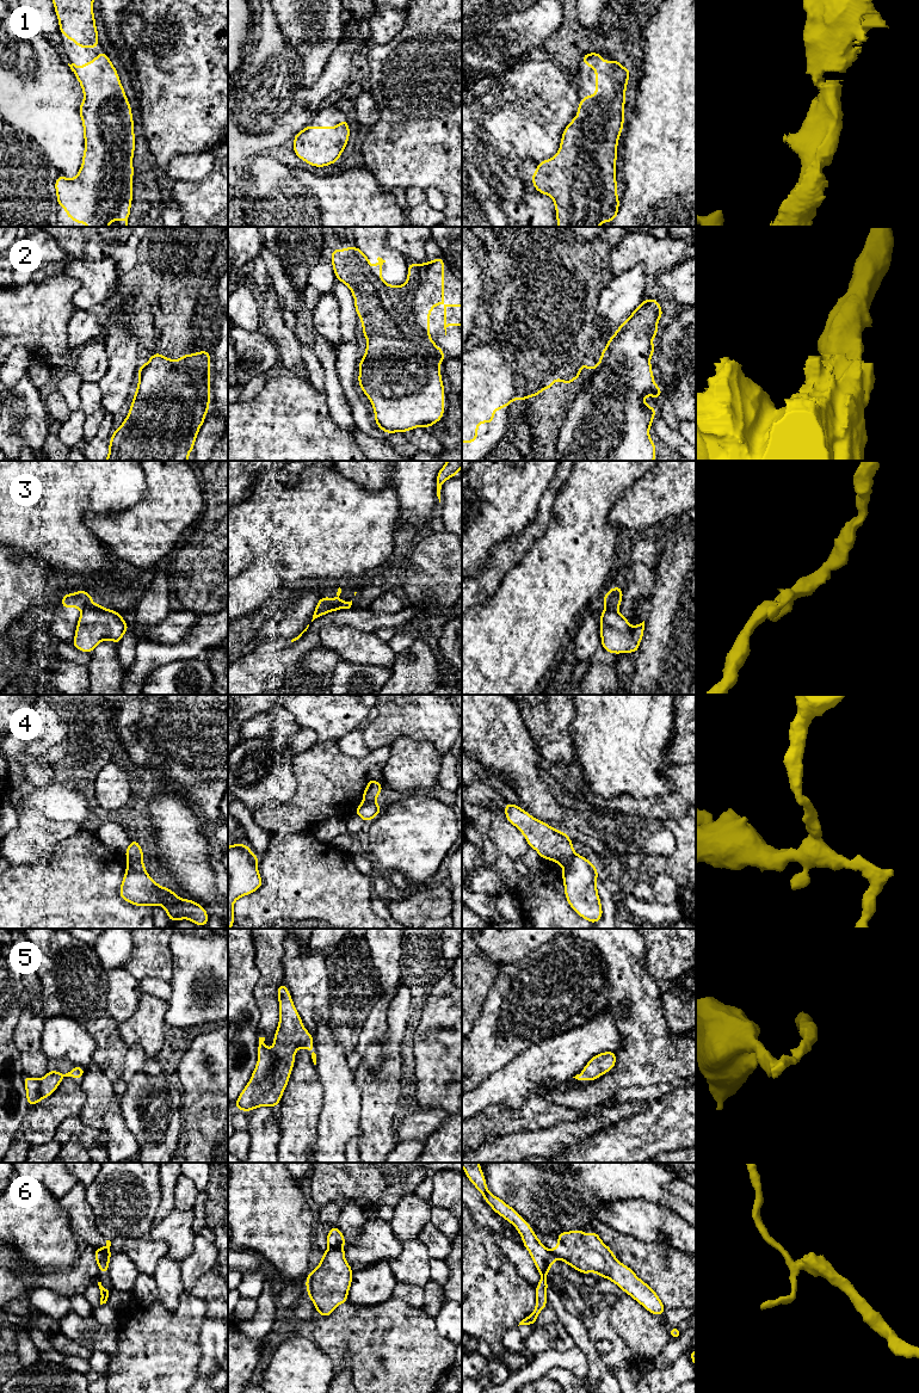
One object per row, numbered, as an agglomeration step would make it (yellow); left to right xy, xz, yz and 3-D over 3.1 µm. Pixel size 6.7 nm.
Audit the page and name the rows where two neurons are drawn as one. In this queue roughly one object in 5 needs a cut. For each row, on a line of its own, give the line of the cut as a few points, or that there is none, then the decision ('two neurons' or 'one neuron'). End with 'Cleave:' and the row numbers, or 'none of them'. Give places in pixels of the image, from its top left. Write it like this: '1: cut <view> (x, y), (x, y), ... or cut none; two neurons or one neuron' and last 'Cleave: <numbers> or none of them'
1: cut none; one neuron
2: cut none; one neuron
3: cut yz (605, 608), (616, 611); two neurons
4: cut xy (128, 858), (141, 860); two neurons
5: cut none; one neuron
6: cut xz (343, 1245), (328, 1247); two neurons
Cleave: 3, 4, 6

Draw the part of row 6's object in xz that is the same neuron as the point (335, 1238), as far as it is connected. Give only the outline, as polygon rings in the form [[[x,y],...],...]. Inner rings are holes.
[[[335,1226],[329,1228],[326,1241],[329,1249],[334,1249],[345,1245],[345,1237],[341,1231]]]

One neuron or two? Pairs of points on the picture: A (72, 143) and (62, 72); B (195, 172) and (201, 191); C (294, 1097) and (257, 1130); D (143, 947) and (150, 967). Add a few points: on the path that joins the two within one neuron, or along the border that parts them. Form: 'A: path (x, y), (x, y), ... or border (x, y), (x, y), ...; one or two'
A: path (62, 125), (62, 90); one
B: border (214, 159), (214, 166), (204, 178), (176, 182); two
C: border (279, 1123), (279, 1141), (276, 1150); two
D: path (148, 951), (150, 954), (150, 962); one

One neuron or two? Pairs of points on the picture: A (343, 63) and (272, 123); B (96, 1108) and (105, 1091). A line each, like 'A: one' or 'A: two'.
A: one
B: one

